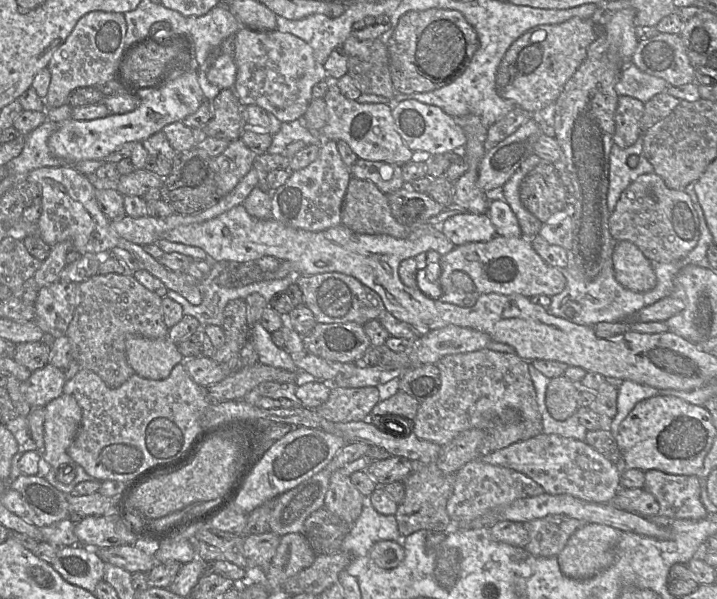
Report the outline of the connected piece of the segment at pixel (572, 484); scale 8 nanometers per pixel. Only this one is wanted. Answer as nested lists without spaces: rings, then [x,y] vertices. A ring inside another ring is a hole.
[[[541,433],[533,438],[516,442],[506,448],[483,454],[480,460],[521,472],[539,484],[545,493],[552,495],[568,494],[591,502],[609,503],[621,488],[620,477],[622,471],[618,466],[589,446],[585,441],[566,438],[557,434]]]

